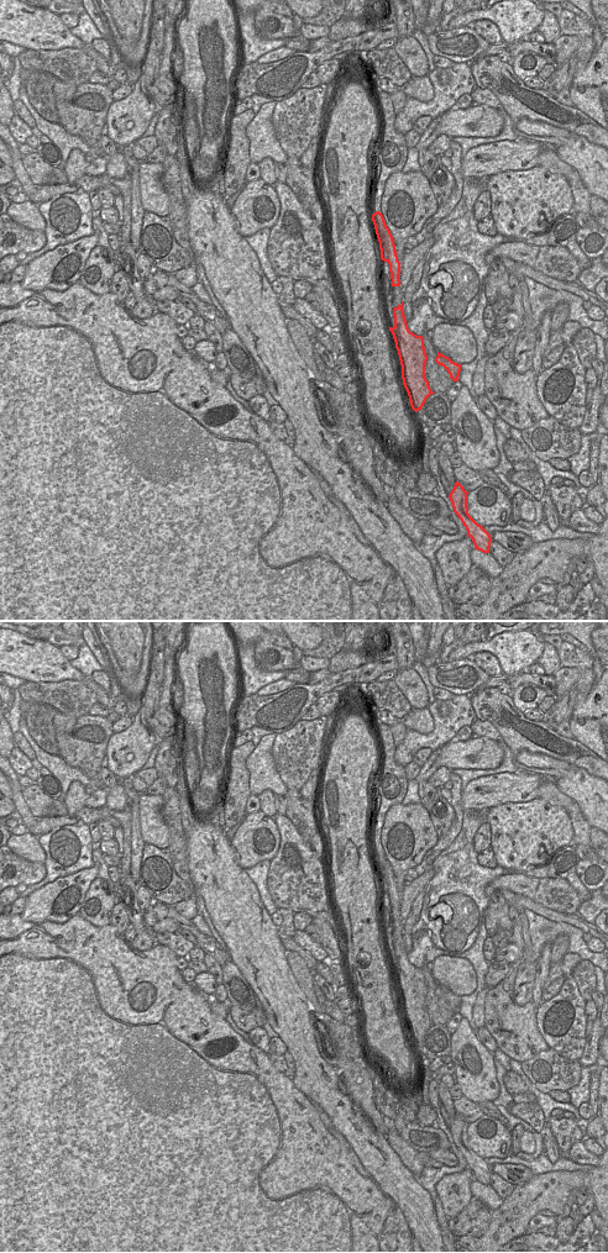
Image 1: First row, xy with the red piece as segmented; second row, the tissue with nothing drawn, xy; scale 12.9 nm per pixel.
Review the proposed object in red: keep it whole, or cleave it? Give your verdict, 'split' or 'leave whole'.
split

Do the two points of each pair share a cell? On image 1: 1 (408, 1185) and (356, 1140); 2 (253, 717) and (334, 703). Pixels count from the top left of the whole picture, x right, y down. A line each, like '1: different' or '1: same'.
1: same
2: different

